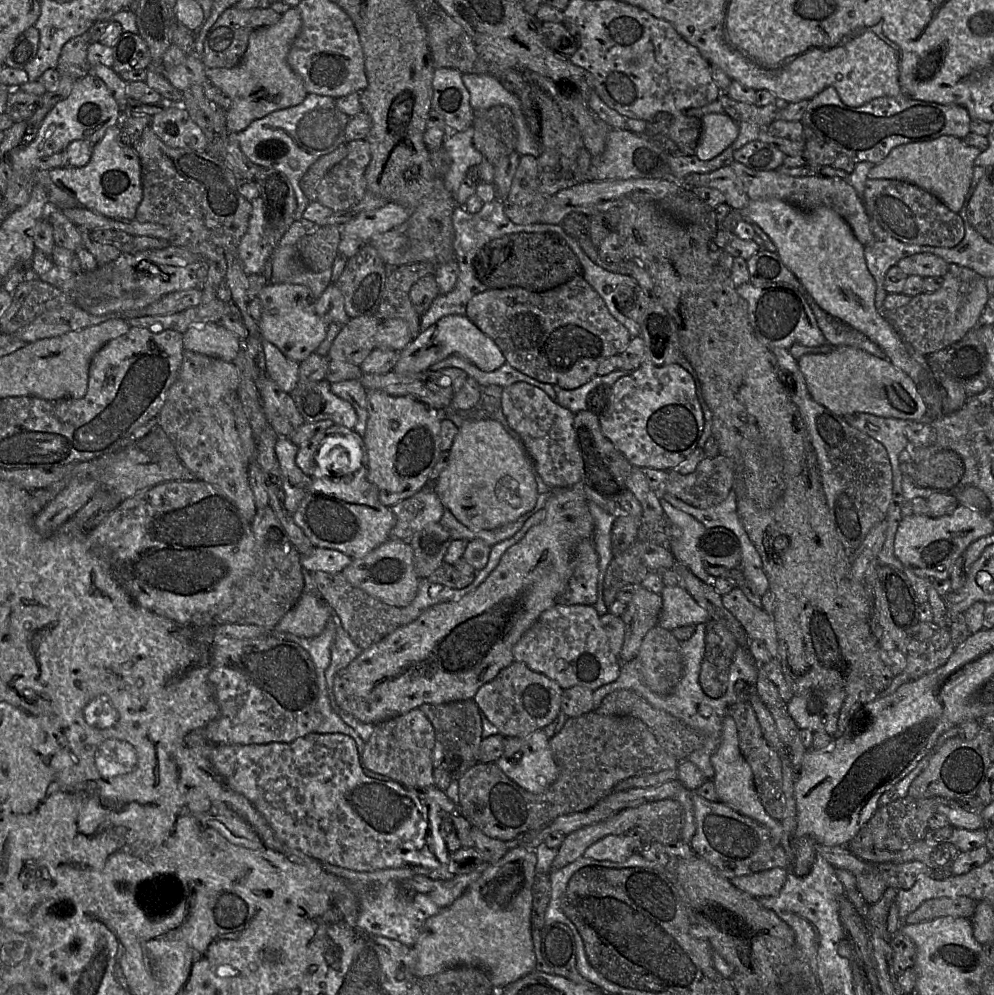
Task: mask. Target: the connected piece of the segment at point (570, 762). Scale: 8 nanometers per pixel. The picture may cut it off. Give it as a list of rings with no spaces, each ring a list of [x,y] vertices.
[[[596,711],[568,718],[558,734],[550,739],[550,746],[558,768],[558,777],[544,792],[532,793],[523,789],[508,778],[495,762],[477,762],[458,779],[456,813],[486,836],[507,842],[521,834],[541,829],[558,817],[591,809],[627,778],[676,770],[679,764],[662,748],[651,730],[640,719],[631,716],[603,716]]]

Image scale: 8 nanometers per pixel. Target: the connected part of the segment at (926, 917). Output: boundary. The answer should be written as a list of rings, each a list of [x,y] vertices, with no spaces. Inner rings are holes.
[[[965,896],[929,899],[910,913],[906,917],[905,923],[917,924],[945,916],[971,919],[977,904],[978,902]]]

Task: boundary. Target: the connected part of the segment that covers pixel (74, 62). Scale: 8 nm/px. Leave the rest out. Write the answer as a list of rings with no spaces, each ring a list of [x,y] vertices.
[[[96,21],[82,35],[65,43],[55,68],[61,76],[69,76],[77,80],[87,74],[93,74],[92,67],[88,61],[88,48],[93,43],[99,42],[110,22],[115,21]]]

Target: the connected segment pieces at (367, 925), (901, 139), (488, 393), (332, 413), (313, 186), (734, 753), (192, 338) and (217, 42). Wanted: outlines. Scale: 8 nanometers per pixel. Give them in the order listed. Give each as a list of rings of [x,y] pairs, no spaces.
[[[323,862],[323,869],[338,877],[341,877],[349,883],[370,884],[371,891],[362,894],[359,900],[359,913],[356,926],[371,935],[383,936],[389,939],[397,940],[405,946],[412,947],[418,935],[421,932],[425,920],[437,914],[442,908],[451,905],[466,888],[475,882],[482,872],[493,863],[481,863],[474,870],[462,875],[455,875],[450,880],[436,881],[435,888],[425,893],[413,893],[410,897],[400,894],[401,882],[414,875],[411,868],[387,868],[371,872],[354,871],[337,865]]]
[[[833,86],[825,88],[810,100],[802,118],[804,126],[810,127],[819,138],[839,154],[848,156],[855,163],[871,162],[874,166],[881,163],[899,145],[933,140],[941,136],[954,136],[963,139],[970,133],[971,121],[968,111],[962,106],[914,100],[905,96],[876,98],[863,106],[851,107],[841,100]]]
[[[498,385],[481,387],[480,399],[475,406],[467,410],[448,407],[440,411],[441,419],[447,418],[457,427],[461,426],[464,421],[492,419],[500,422],[512,437],[520,441],[519,435],[511,429],[503,414],[501,405],[502,390],[503,388]]]
[[[326,379],[318,382],[298,382],[290,393],[296,408],[307,423],[331,420],[335,425],[353,429],[357,422],[353,406],[334,395]]]
[[[347,143],[321,156],[306,171],[300,180],[300,187],[310,202],[317,201],[317,187],[325,174],[347,155]]]
[[[725,716],[722,721],[721,742],[710,760],[714,769],[712,780],[718,794],[719,802],[726,804],[740,814],[766,827],[774,838],[777,839],[777,842],[781,844],[781,822],[768,815],[759,799],[755,789],[752,770],[740,753],[738,732],[735,721],[731,716]]]
[[[208,322],[190,327],[183,334],[183,346],[185,350],[233,362],[243,342],[221,323]]]
[[[236,6],[227,8],[209,29],[203,41],[202,62],[207,68],[233,68],[243,58],[251,33],[260,27],[277,23],[282,14],[268,8],[238,9]]]

